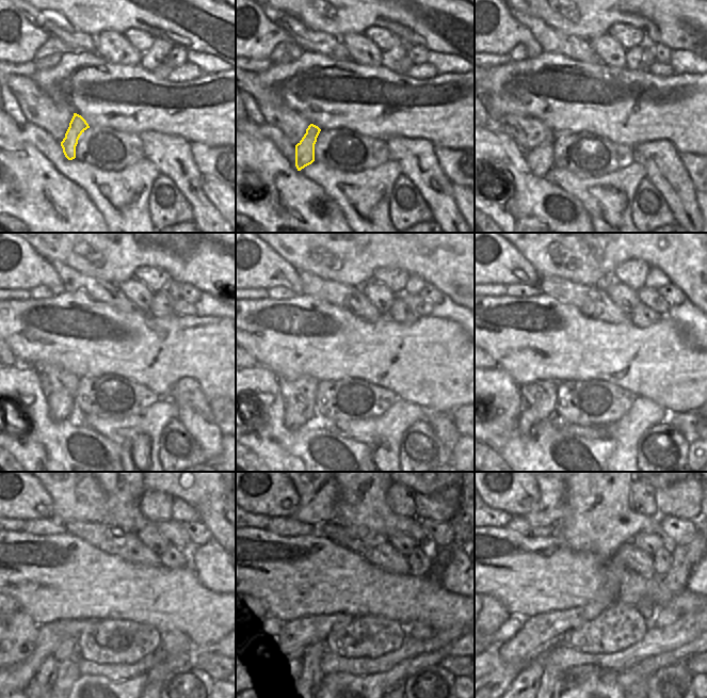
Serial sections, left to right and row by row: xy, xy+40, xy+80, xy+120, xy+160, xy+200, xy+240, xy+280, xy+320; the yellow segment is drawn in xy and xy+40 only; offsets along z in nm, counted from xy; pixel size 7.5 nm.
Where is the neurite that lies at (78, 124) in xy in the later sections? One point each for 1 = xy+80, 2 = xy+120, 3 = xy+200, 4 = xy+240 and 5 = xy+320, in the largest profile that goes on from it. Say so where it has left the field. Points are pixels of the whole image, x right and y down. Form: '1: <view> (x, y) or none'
1: xy+80 (540, 160)
2: xy+120 (62, 405)
3: xy+200 (529, 422)
4: xy+240 (42, 687)
5: xy+320 (525, 687)

